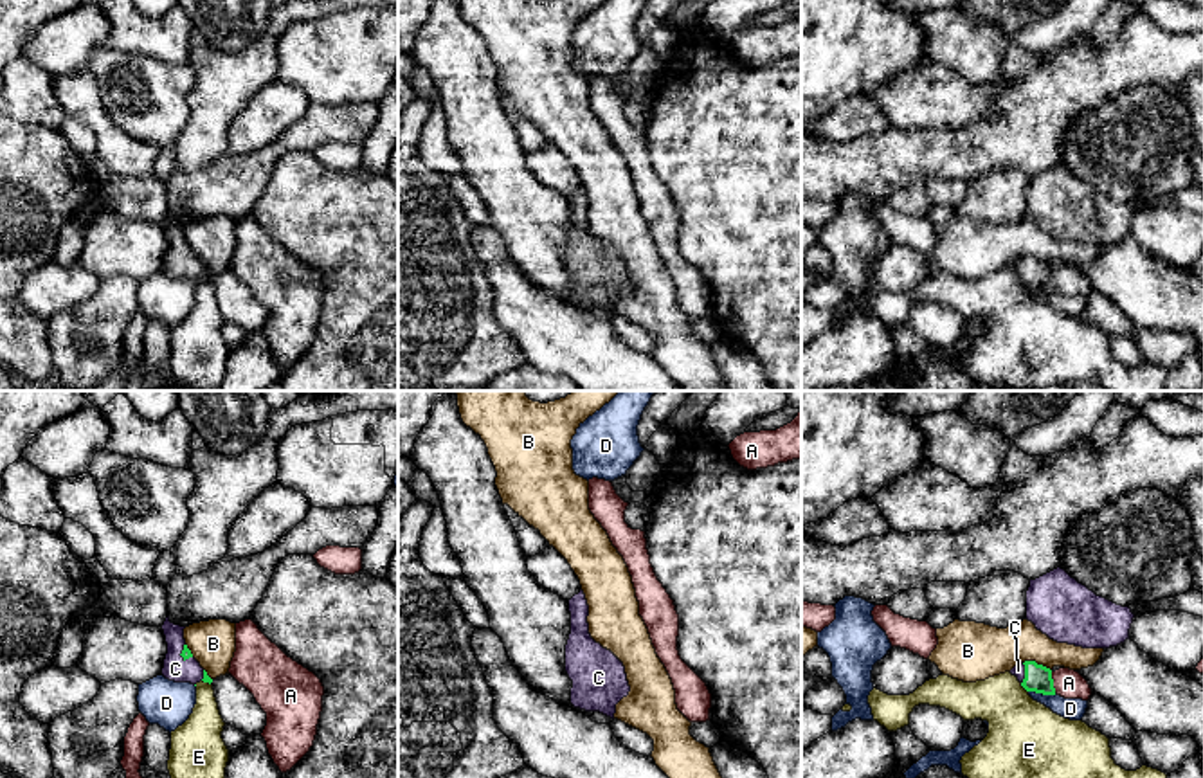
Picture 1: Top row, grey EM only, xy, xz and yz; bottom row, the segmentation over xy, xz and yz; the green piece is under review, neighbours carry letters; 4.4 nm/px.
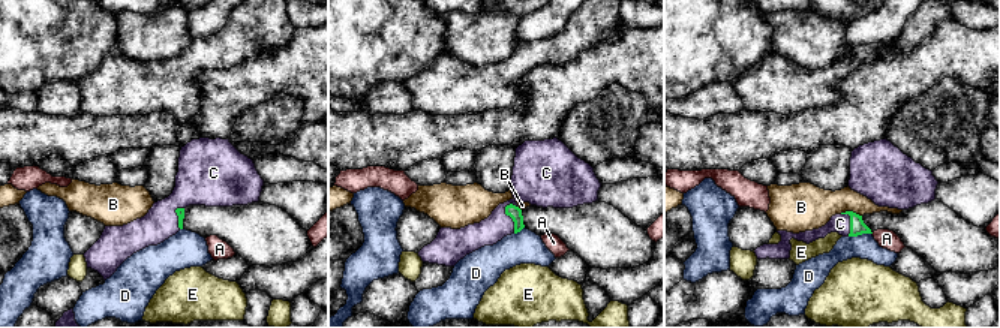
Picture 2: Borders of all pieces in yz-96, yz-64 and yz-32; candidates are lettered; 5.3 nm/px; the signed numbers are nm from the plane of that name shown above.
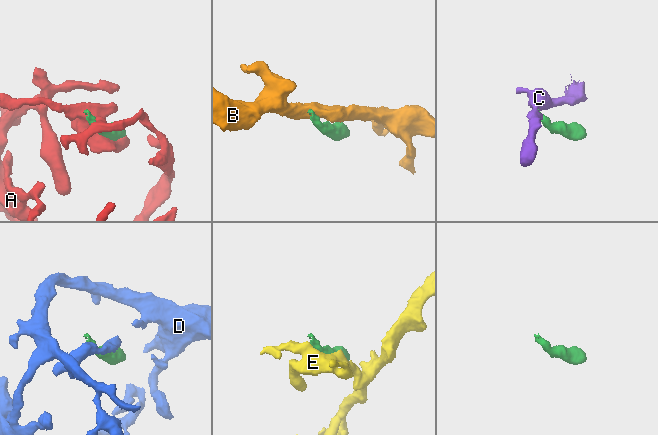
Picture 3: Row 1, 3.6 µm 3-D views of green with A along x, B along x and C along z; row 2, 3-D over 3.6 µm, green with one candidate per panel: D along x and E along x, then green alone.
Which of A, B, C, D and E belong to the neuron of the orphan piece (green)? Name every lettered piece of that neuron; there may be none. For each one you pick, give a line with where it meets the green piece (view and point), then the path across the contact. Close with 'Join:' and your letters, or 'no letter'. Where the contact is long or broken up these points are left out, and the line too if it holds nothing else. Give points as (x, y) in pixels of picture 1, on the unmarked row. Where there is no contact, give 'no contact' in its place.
C: xy (182, 249) | across xy (186, 249), (182, 249), (175, 265)
Join: C

